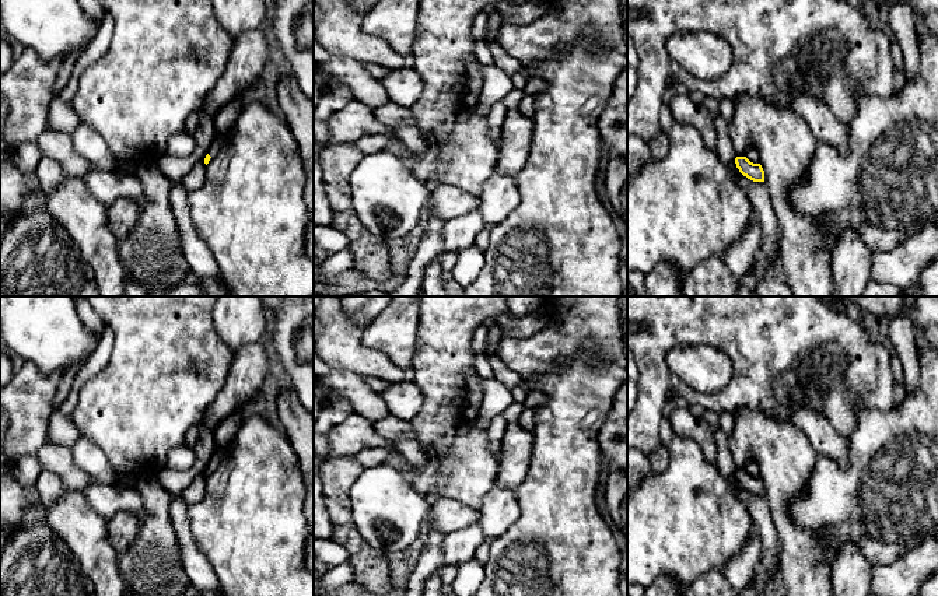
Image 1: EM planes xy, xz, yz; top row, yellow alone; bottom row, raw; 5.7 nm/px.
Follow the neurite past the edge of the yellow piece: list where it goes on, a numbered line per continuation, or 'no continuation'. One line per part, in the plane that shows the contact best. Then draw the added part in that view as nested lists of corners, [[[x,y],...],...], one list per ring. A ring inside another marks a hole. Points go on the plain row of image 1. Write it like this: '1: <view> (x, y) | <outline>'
1: xy (220, 455) | [[[232,442],[225,448],[220,448],[220,446],[216,445],[216,448],[211,453],[209,469],[216,470],[217,467],[220,467],[228,459],[232,446],[234,446]]]

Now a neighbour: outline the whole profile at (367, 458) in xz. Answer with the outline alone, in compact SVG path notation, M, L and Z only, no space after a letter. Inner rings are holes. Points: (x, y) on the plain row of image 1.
M372 448L372 449L364 449L353 456L354 460L363 467L368 469L385 462L391 460L391 449L389 448Z

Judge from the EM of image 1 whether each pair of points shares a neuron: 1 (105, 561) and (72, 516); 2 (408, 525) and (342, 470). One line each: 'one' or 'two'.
1: one
2: two

